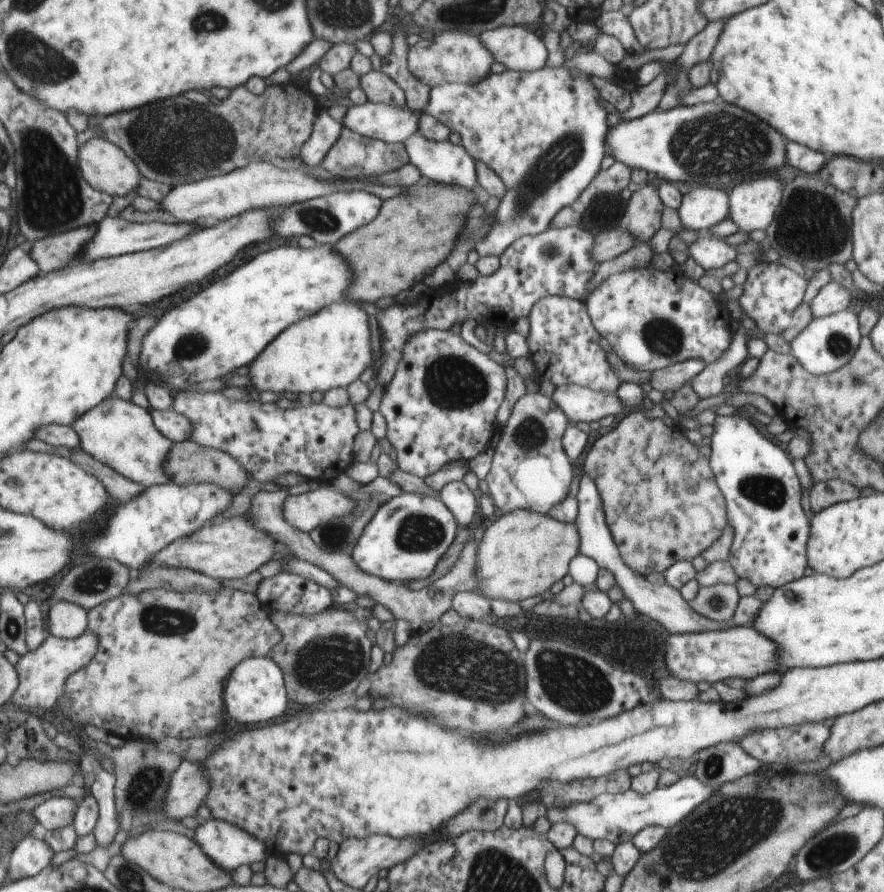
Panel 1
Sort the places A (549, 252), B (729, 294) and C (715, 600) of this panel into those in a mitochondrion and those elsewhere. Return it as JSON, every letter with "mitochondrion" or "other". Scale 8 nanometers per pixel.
{"A":"mitochondrion","B":"other","C":"mitochondrion"}

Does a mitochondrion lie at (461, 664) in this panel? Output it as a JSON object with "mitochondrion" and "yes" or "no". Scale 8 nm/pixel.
{"mitochondrion":"yes"}

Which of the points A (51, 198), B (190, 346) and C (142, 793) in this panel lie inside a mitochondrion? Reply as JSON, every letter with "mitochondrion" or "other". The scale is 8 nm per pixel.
{"A":"mitochondrion","B":"mitochondrion","C":"mitochondrion"}

